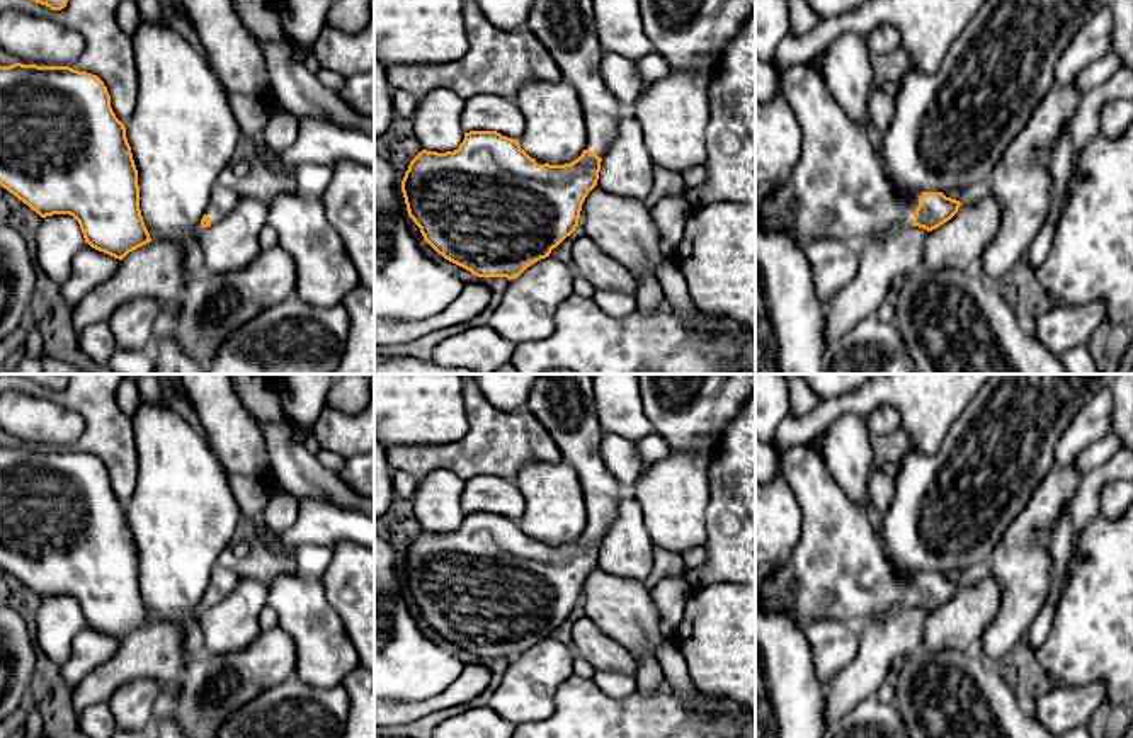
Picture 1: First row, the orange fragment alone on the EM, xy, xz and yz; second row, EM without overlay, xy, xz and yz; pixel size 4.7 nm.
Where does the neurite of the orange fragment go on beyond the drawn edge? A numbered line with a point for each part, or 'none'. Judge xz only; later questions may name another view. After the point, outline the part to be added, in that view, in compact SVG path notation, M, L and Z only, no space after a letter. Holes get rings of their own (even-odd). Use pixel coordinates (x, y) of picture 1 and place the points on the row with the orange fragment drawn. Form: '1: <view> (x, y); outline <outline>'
1: xz (567, 28); outline M536 0L524 27L539 37L575 87L587 124L585 150L602 158L626 111L601 71L606 51L597 37L594 0Z

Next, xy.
1: xy (223, 199); outline M219 180L211 190L209 204L206 207L209 223L216 224L223 221L238 206L242 197L243 194Z

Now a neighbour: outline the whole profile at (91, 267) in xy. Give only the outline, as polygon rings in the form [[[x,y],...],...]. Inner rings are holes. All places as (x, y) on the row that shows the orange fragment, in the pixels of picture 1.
[[[82,247],[71,264],[70,277],[60,286],[65,303],[73,308],[83,296],[105,282],[119,267],[121,260],[92,248]]]

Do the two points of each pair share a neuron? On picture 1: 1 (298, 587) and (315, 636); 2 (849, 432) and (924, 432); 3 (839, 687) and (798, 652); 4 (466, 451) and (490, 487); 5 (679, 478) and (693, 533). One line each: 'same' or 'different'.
1: same
2: different
3: different
4: different
5: same

